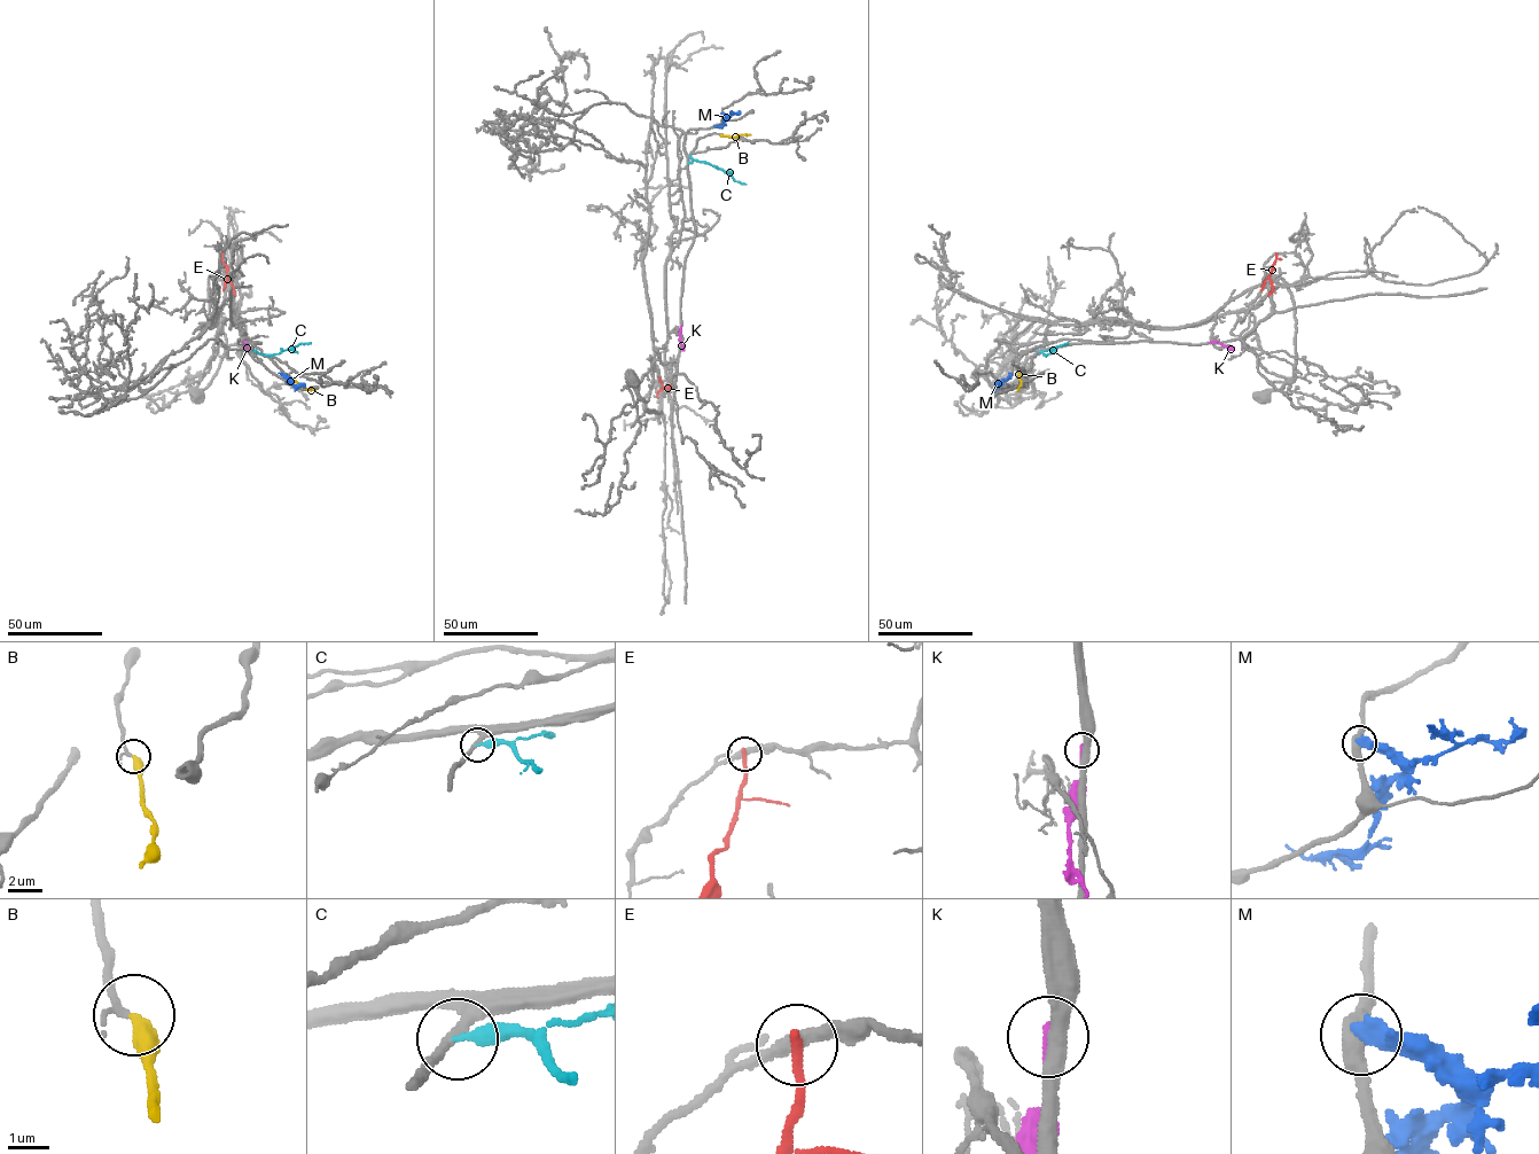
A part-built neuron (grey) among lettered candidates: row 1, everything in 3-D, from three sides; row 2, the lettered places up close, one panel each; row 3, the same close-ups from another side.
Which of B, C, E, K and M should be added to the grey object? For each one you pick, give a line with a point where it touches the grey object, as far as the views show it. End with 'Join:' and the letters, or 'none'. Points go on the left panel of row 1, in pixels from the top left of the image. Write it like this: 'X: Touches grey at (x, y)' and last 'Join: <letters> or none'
B: Touches grey at (286, 373)
Join: B

